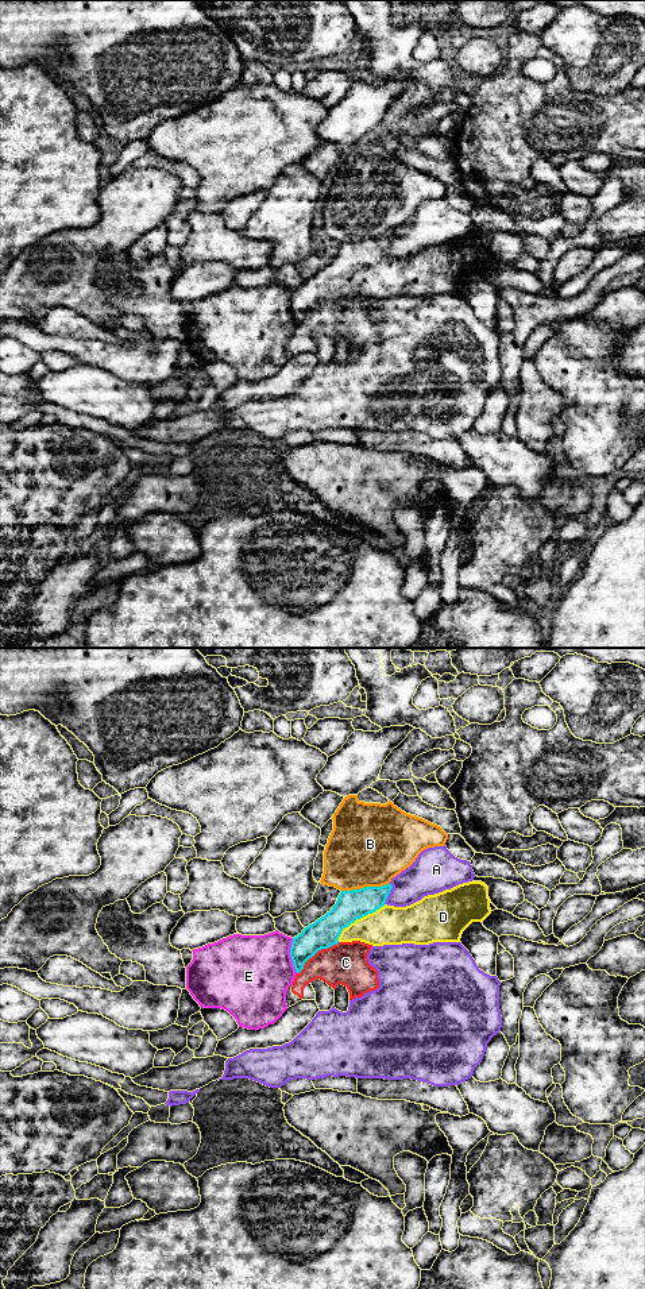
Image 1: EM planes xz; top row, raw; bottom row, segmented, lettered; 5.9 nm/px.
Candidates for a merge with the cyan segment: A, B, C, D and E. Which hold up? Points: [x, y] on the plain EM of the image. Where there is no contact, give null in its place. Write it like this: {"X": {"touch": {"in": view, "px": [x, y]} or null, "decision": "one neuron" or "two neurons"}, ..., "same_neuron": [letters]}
{"A": {"touch": {"in": "xz", "px": [389, 244]}, "decision": "two neurons"}, "B": {"touch": {"in": "xz", "px": [365, 239]}, "decision": "two neurons"}, "C": {"touch": {"in": "xz", "px": [316, 304]}, "decision": "two neurons"}, "D": {"touch": {"in": "xz", "px": [359, 270]}, "decision": "one neuron"}, "E": {"touch": {"in": "xz", "px": [290, 308]}, "decision": "two neurons"}, "same_neuron": ["D"]}

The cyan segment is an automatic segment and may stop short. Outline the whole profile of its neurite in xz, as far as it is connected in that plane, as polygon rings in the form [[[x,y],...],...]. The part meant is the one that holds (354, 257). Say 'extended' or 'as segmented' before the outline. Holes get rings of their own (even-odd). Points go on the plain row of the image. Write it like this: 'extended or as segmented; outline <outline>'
extended; outline [[[468,234],[451,242],[424,248],[406,258],[387,258],[386,251],[393,238],[364,239],[341,243],[329,265],[317,271],[293,290],[290,309],[297,325],[318,302],[328,301],[339,294],[360,293],[372,298],[383,297],[429,297],[433,294],[460,294],[463,283],[472,274],[482,274],[491,266],[488,239],[482,234]]]

